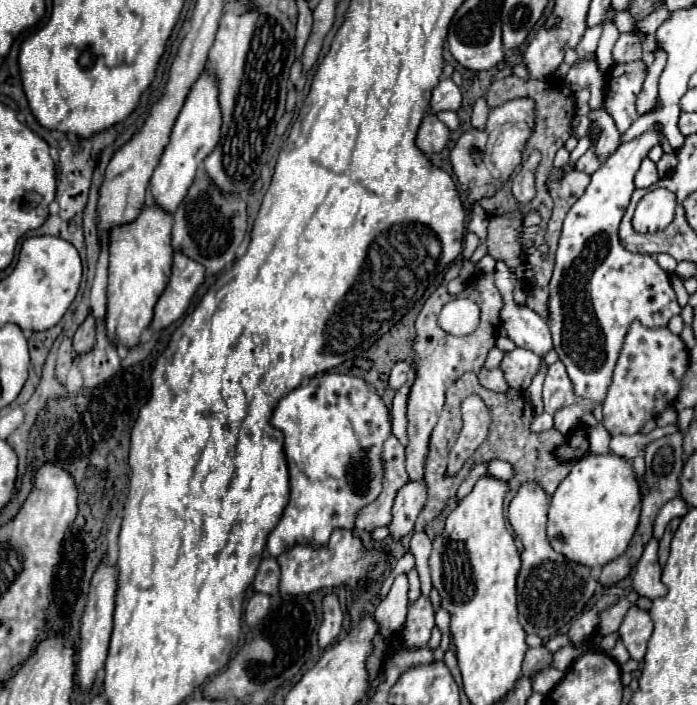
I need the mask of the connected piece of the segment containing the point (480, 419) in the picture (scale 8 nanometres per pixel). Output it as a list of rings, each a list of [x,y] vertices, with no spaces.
[[[469,396],[461,404],[463,428],[455,446],[449,450],[449,474],[457,474],[459,468],[465,464],[465,460],[479,448],[479,444],[485,440],[491,418],[489,408],[479,396]]]

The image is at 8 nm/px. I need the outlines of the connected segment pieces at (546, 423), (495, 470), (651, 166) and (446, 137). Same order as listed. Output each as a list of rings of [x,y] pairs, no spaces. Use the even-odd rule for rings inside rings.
[[[541,414],[531,424],[533,432],[543,432],[543,430],[551,430],[551,428],[553,428],[553,416],[551,414]]]
[[[493,460],[493,462],[489,462],[489,474],[507,482],[509,478],[513,478],[513,466],[509,466],[509,462]]]
[[[645,158],[645,160],[641,162],[641,168],[639,168],[637,176],[635,176],[635,186],[637,186],[637,188],[649,188],[649,186],[655,184],[657,180],[659,180],[659,172],[657,172],[655,162],[649,160],[649,158]]]
[[[427,114],[421,122],[419,134],[417,134],[417,146],[429,154],[429,152],[441,152],[451,140],[451,130],[447,124],[443,124],[435,114]]]

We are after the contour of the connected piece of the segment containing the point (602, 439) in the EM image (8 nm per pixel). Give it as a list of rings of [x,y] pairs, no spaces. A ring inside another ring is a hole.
[[[593,430],[589,432],[589,450],[587,454],[607,454],[609,452],[609,432],[607,430]]]

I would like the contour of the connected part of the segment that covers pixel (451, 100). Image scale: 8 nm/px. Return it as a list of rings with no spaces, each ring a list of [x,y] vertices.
[[[443,78],[433,90],[433,98],[431,98],[433,112],[459,110],[459,106],[461,106],[461,90],[455,86],[451,78]]]

